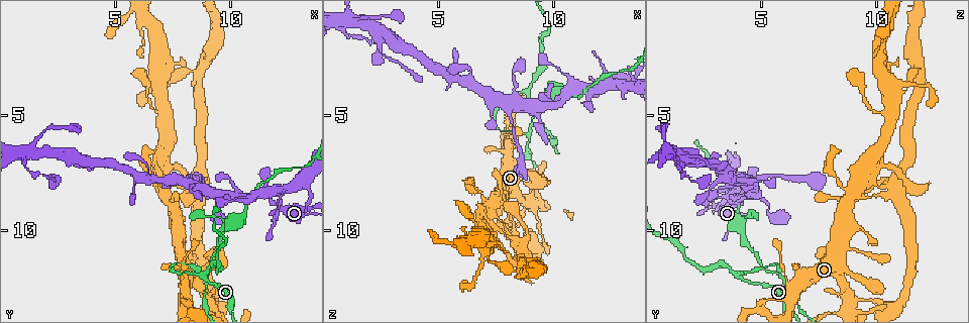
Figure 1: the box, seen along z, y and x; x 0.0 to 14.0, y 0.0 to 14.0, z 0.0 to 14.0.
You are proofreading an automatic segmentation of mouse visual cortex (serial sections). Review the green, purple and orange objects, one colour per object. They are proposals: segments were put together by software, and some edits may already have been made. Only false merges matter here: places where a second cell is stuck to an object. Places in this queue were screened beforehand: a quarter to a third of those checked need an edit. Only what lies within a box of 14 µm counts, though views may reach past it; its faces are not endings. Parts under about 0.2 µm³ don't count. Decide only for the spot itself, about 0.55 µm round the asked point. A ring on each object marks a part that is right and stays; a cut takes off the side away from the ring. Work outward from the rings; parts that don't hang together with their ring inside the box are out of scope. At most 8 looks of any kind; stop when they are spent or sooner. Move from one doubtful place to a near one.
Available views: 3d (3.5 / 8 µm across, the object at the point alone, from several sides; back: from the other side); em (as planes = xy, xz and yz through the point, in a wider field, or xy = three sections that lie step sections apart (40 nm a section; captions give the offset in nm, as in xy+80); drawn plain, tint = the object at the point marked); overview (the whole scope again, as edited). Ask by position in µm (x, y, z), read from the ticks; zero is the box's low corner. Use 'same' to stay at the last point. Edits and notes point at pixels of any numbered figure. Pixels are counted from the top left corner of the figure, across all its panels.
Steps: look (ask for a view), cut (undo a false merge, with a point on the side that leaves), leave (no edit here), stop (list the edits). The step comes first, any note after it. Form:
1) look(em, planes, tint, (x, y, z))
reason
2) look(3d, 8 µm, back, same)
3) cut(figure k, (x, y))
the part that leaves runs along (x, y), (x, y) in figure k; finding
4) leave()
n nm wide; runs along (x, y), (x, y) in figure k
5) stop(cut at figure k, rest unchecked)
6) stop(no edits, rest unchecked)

look(em, xy, step 5, tint, (12.0, 8.3, 4.0))
arms part here

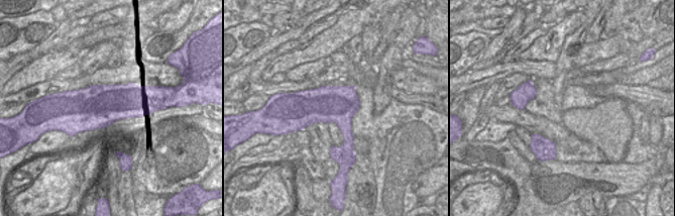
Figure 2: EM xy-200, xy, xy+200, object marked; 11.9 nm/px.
look(3d, 3.5 µm, same)

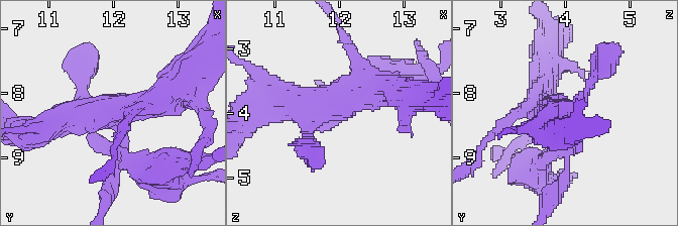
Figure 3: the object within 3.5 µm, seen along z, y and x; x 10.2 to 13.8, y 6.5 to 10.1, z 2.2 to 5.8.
cut(figure 3, (586, 123))
border along (341, 146), (343, 158) in figure 2; a second cell is stuck on

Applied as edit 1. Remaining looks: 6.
look(3d, 3.5 µm, back, (8.8, 11.8, 4.0))
abrupt turn

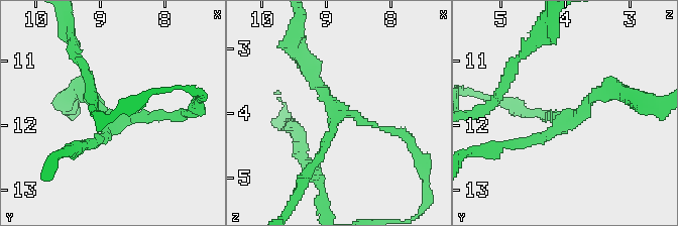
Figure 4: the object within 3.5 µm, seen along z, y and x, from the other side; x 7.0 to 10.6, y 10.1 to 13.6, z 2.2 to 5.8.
look(em, xy, step 3, tint, (8.75, 11.90, 3.95))
3 arms; arms of 100, 150, 200 nm

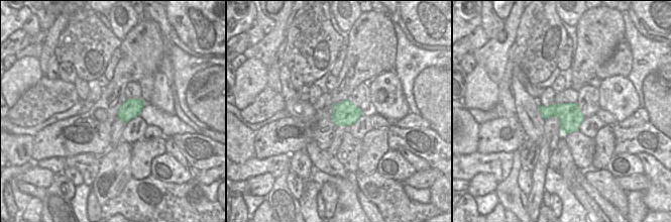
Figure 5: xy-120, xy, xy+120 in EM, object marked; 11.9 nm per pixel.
leave()
runs along (90, 145), (115, 118), (178, 115) in figure 4; all the same cell

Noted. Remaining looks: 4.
look(3d, 3.5 µm, back, (8.8, 11.8, 5.8))
sudden change in width

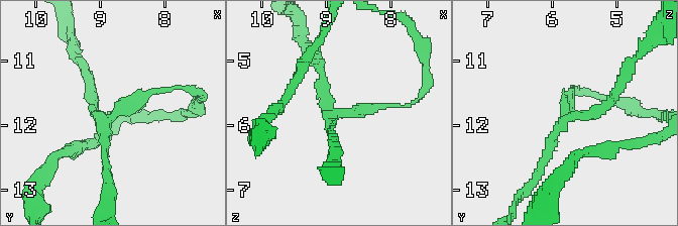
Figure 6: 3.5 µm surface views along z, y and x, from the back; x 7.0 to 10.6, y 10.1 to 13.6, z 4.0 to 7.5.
look(em, planes, tint, (8.85, 11.85, 5.85))
3 arms; arms of 150, 150, 150 nm; now the EM

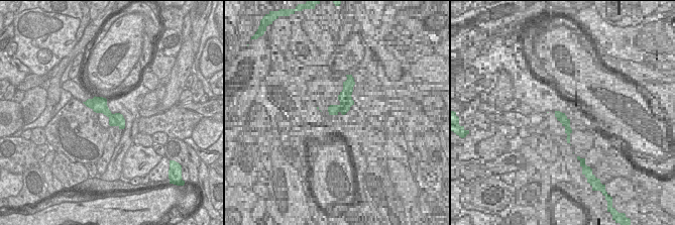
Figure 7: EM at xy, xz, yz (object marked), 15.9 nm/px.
cut(figure 6, (95, 100))
the part that leaves runs along (106, 118), (97, 115), (81, 62) in figure 6; two cells meet here

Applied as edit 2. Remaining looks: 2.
stop(cut at figure 3, cut at figure 6, rest unchecked)

